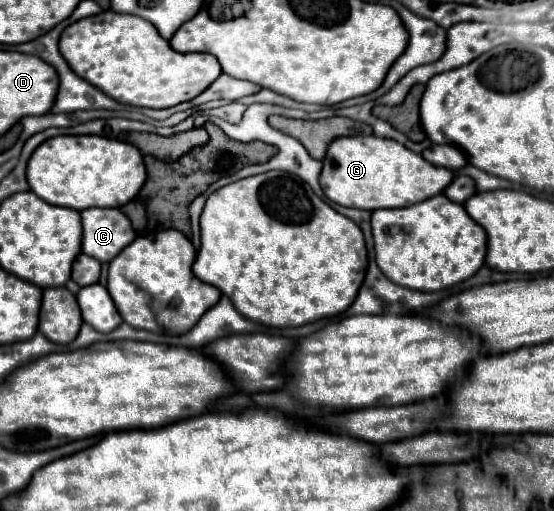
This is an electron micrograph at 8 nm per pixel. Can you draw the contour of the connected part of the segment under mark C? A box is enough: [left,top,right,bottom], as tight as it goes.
[80,209,136,263]

